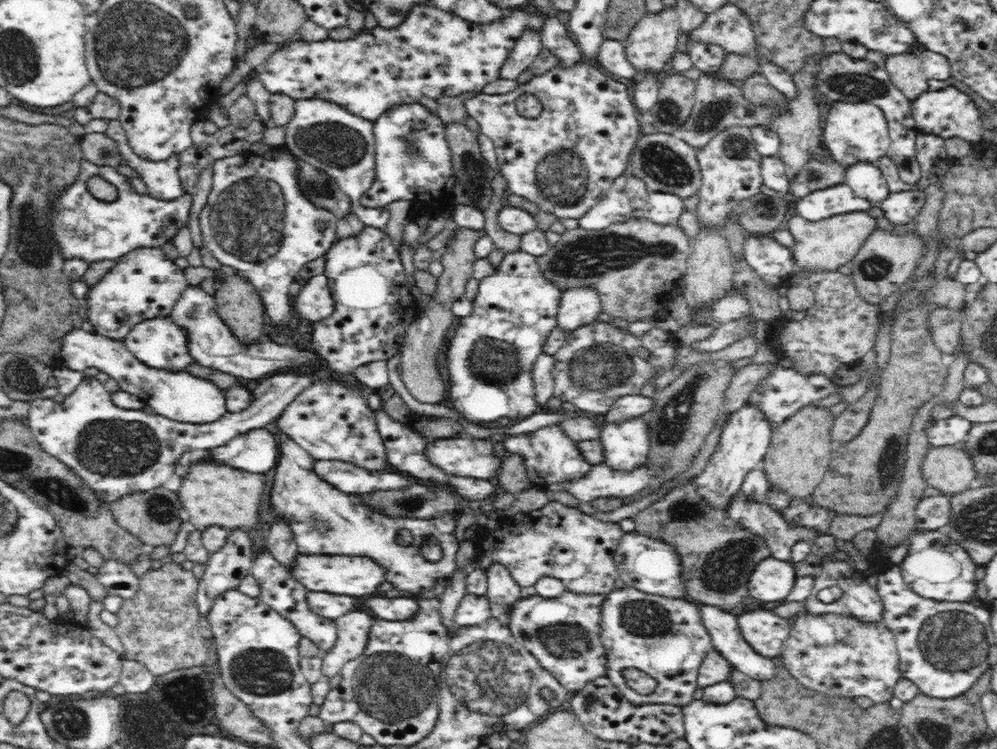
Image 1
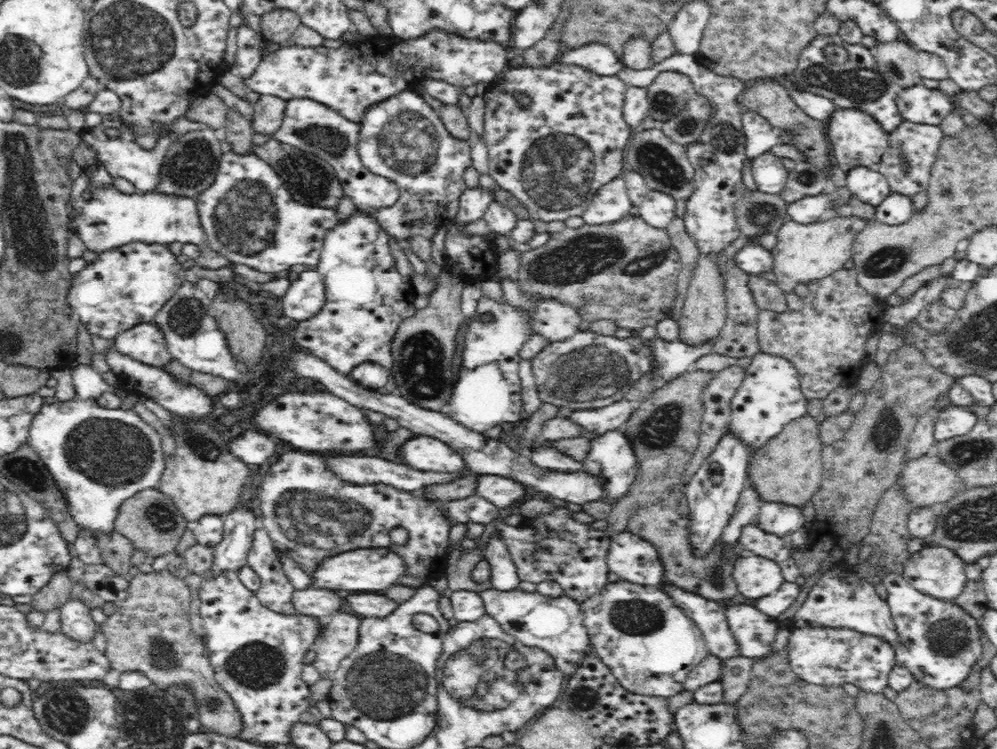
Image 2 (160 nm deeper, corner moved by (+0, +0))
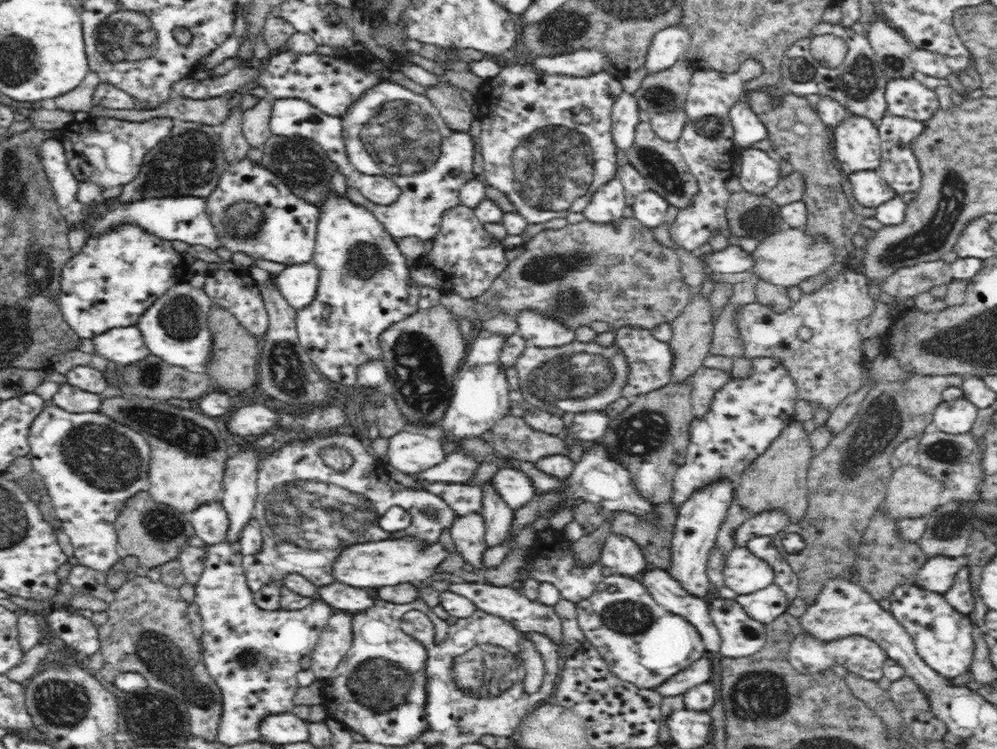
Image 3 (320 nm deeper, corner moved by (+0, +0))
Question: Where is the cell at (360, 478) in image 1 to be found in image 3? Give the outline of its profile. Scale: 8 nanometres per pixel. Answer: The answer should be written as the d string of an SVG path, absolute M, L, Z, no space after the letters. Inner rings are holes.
M450 452L447 459L438 466L427 468L417 472L413 478L422 484L465 484L474 477L478 468L471 458L464 456L461 452Z

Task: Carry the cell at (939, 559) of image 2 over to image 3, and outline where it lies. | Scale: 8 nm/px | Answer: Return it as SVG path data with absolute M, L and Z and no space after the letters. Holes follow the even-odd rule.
M930 556L926 563L916 570L915 585L926 591L937 592L944 595L956 580L956 574L964 565L964 558L953 558L950 556Z

